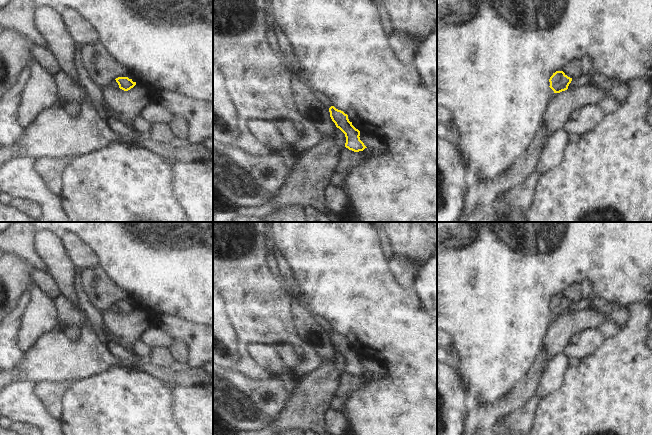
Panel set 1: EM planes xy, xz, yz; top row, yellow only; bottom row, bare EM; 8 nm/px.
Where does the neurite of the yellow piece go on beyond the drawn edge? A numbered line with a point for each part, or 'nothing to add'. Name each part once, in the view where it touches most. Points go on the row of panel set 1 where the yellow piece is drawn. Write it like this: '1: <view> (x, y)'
nothing to add

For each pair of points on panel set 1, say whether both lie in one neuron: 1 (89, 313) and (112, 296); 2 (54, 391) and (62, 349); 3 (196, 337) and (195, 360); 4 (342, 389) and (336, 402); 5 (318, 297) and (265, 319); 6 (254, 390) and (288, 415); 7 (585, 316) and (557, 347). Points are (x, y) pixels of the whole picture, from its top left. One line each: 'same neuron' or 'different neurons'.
1: different neurons
2: different neurons
3: same neuron
4: same neuron
5: different neurons
6: different neurons
7: same neuron

